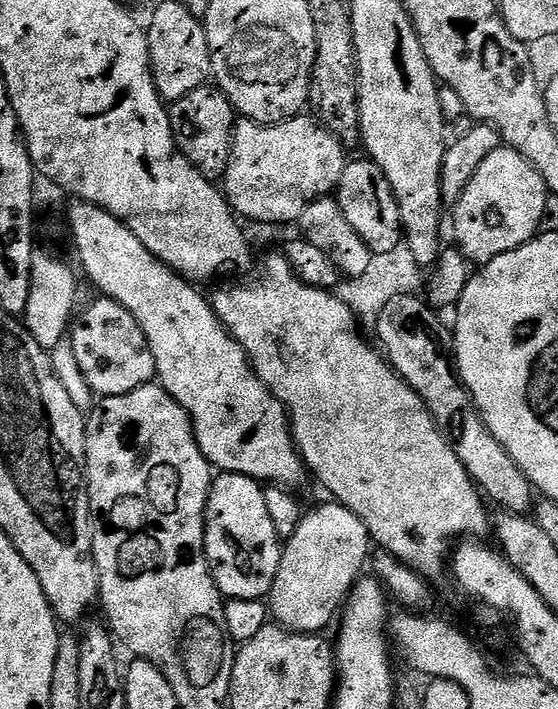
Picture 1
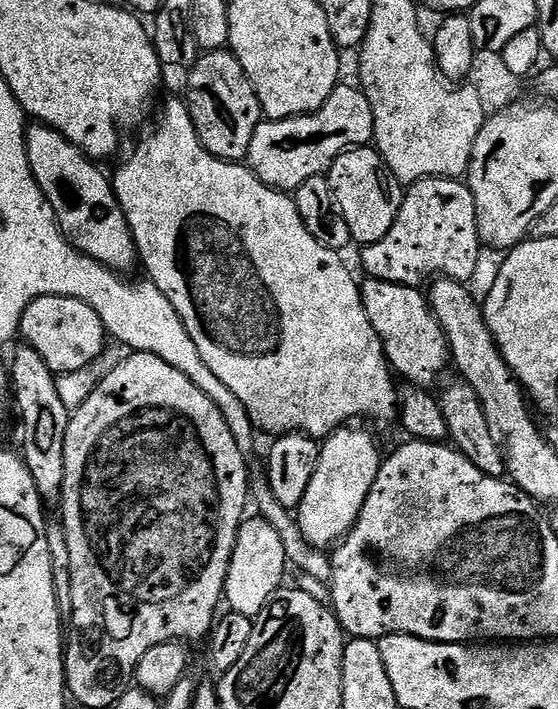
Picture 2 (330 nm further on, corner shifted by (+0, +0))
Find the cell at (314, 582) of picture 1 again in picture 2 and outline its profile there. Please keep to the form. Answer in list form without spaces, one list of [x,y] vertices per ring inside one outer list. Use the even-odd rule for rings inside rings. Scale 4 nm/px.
[[[356,426],[337,428],[323,441],[320,461],[314,478],[310,478],[306,498],[302,498],[299,508],[294,512],[302,530],[302,538],[306,538],[310,546],[321,550],[339,544],[358,522],[358,514],[362,514],[362,506],[378,478],[382,463],[382,451],[372,441],[371,434],[352,427]]]

